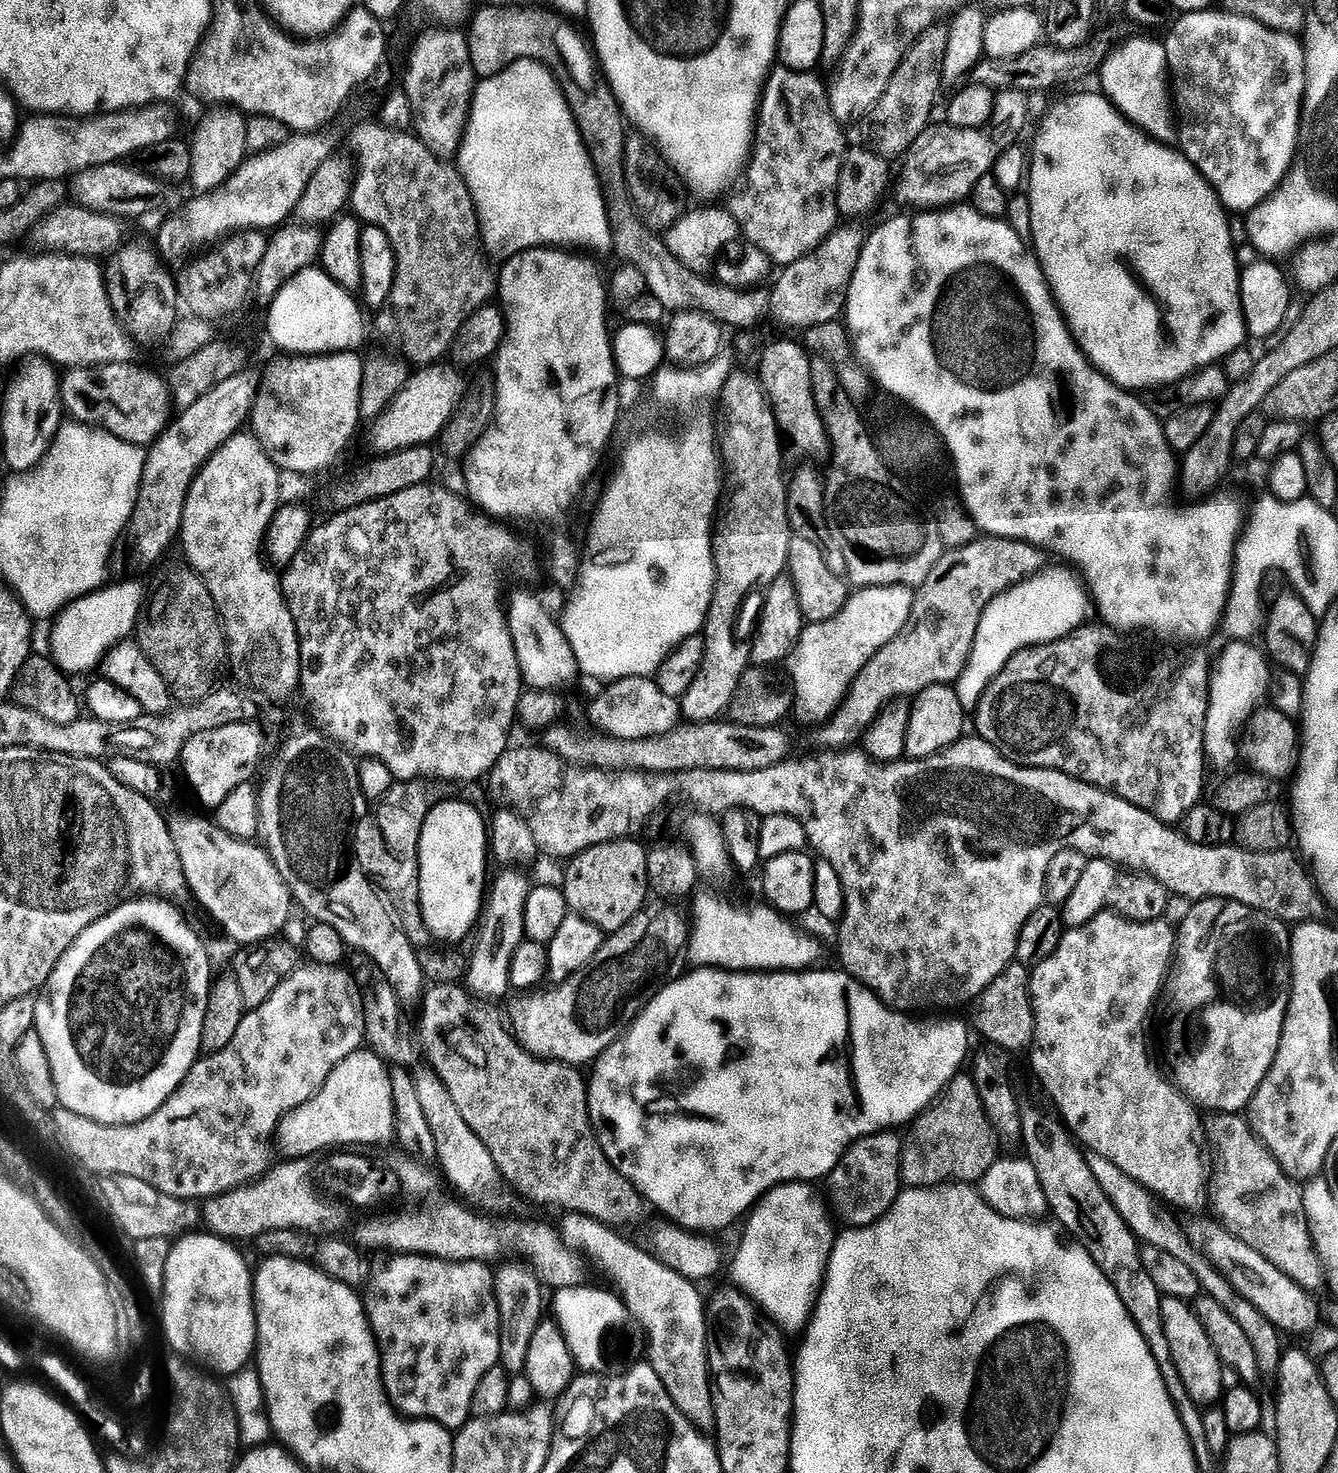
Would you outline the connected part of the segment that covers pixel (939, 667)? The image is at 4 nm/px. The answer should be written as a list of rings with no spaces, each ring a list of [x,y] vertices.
[[[981,535],[974,542],[961,548],[945,551],[942,559],[930,570],[930,578],[920,585],[912,602],[912,613],[906,626],[889,642],[856,676],[856,681],[844,696],[844,701],[836,709],[826,723],[819,729],[816,740],[828,750],[848,750],[863,741],[872,724],[886,712],[891,700],[900,700],[903,696],[915,697],[917,692],[926,690],[935,684],[955,685],[974,646],[974,638],[978,634],[978,622],[982,622],[982,614],[986,606],[994,598],[998,598],[1006,590],[1018,586],[1031,576],[1037,576],[1045,567],[1045,553],[1035,544],[1026,540],[1007,540],[1001,536]]]

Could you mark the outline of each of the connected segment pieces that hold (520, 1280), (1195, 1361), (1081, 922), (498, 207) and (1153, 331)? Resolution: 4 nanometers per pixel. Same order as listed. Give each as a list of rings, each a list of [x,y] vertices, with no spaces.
[[[527,1263],[504,1264],[494,1272],[496,1294],[500,1302],[500,1363],[509,1374],[523,1373],[526,1354],[530,1354],[530,1342],[534,1330],[538,1330],[541,1320],[545,1319],[544,1288],[541,1277],[537,1276]]]
[[[1165,1295],[1162,1302],[1162,1322],[1166,1326],[1166,1338],[1170,1342],[1170,1351],[1174,1353],[1174,1362],[1178,1365],[1185,1385],[1190,1389],[1190,1398],[1194,1398],[1194,1402],[1201,1406],[1215,1405],[1226,1391],[1223,1384],[1225,1365],[1221,1364],[1220,1355],[1214,1350],[1214,1342],[1210,1342],[1210,1338],[1206,1334],[1206,1326],[1200,1321],[1195,1307],[1187,1300],[1179,1300]]]
[[[1089,859],[1085,873],[1078,882],[1074,894],[1062,905],[1065,929],[1086,926],[1098,913],[1115,910],[1129,920],[1159,920],[1168,908],[1170,893],[1164,884],[1147,874],[1122,874],[1121,869],[1110,860]]]
[[[520,60],[517,64],[511,64],[505,72],[500,72],[497,76],[490,76],[481,79],[476,85],[476,95],[472,98],[472,115],[468,117],[468,128],[464,131],[464,142],[460,146],[458,153],[458,167],[465,180],[468,181],[468,188],[472,191],[472,200],[476,203],[476,211],[482,217],[482,244],[489,253],[495,254],[497,252],[500,258],[507,258],[509,256],[517,256],[520,252],[528,252],[532,248],[547,248],[549,246],[572,246],[568,244],[581,244],[584,248],[600,248],[603,244],[606,246],[613,243],[613,221],[610,219],[610,204],[606,199],[605,189],[602,187],[600,177],[596,174],[596,167],[592,164],[592,158],[588,151],[588,146],[584,139],[580,137],[580,128],[576,125],[576,120],[572,116],[572,111],[568,109],[568,99],[564,97],[564,91],[553,73],[545,68],[542,64],[535,64],[532,60]]]
[[[1088,92],[1085,96],[1072,96],[1069,100],[1060,100],[1048,112],[1048,117],[1040,124],[1040,129],[1036,132],[1036,141],[1032,144],[1032,156],[1030,152],[1030,164],[1032,160],[1032,173],[1028,176],[1028,220],[1032,223],[1032,240],[1030,236],[1030,244],[1034,249],[1034,255],[1040,262],[1040,269],[1044,271],[1044,279],[1047,280],[1049,288],[1052,290],[1052,299],[1056,305],[1060,307],[1060,313],[1064,316],[1064,320],[1068,323],[1068,331],[1072,333],[1072,337],[1076,339],[1076,345],[1084,351],[1088,361],[1098,369],[1103,376],[1113,380],[1120,388],[1125,390],[1140,390],[1136,388],[1164,388],[1167,384],[1172,386],[1179,385],[1180,381],[1188,379],[1189,376],[1206,368],[1219,365],[1220,360],[1227,358],[1231,352],[1236,352],[1243,346],[1246,341],[1246,331],[1244,324],[1243,306],[1240,301],[1240,277],[1242,268],[1236,262],[1236,248],[1231,244],[1230,236],[1230,216],[1226,211],[1220,199],[1217,198],[1216,192],[1206,182],[1206,178],[1202,178],[1202,174],[1194,167],[1183,152],[1175,147],[1168,147],[1153,140],[1145,132],[1141,132],[1130,121],[1117,111],[1112,101],[1103,94]]]

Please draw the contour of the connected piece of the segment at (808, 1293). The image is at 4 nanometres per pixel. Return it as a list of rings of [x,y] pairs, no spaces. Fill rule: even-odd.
[[[793,1182],[779,1184],[771,1192],[765,1192],[747,1217],[748,1225],[744,1228],[736,1261],[732,1264],[732,1276],[737,1280],[733,1281],[756,1301],[769,1320],[788,1334],[800,1334],[807,1329],[816,1306],[816,1297],[824,1282],[824,1274],[828,1271],[826,1254],[836,1245],[838,1235],[837,1229],[832,1229],[833,1217],[829,1205],[822,1199],[821,1193],[819,1196],[812,1188],[815,1187],[808,1182]]]

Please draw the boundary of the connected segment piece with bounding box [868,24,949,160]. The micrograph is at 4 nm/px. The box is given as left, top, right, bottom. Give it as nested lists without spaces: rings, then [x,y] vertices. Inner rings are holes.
[[[935,24],[927,28],[904,56],[886,94],[872,109],[868,123],[870,122],[873,145],[881,156],[890,160],[900,155],[903,157],[914,141],[931,125],[930,118],[942,84],[948,38],[947,25]]]

